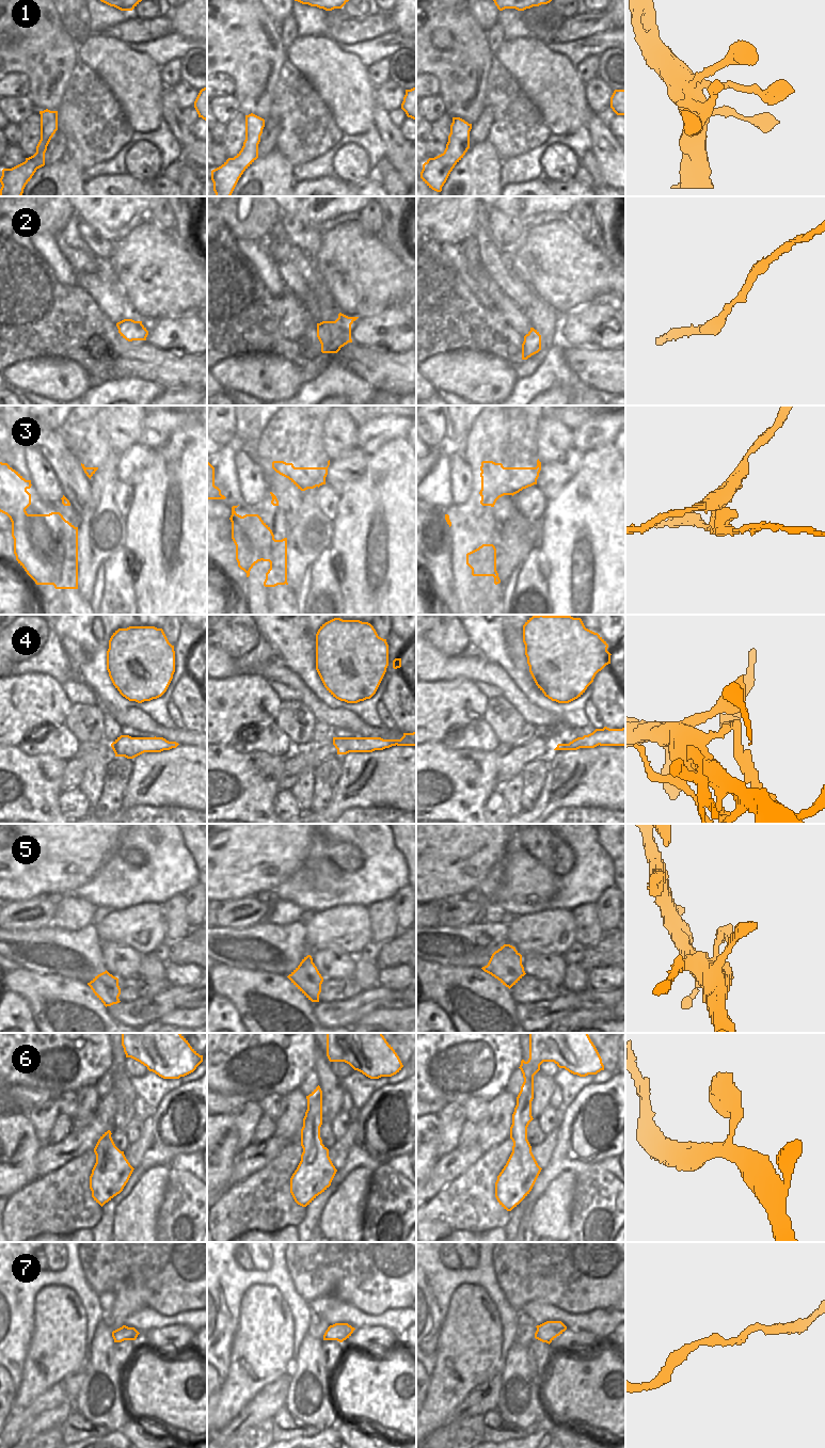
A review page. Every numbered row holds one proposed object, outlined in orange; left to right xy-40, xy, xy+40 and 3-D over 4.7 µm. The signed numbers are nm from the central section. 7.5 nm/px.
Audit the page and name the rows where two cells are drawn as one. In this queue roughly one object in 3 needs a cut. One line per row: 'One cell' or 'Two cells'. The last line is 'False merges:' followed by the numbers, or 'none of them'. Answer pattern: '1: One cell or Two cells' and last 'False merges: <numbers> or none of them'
1: One cell
2: One cell
3: Two cells
4: Two cells
5: One cell
6: One cell
7: One cell
False merges: 3, 4

